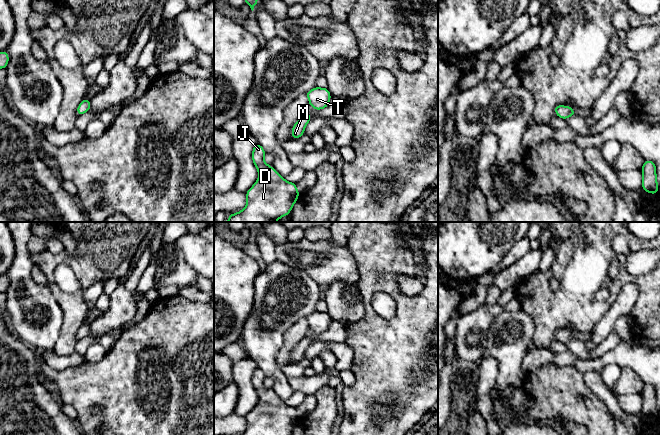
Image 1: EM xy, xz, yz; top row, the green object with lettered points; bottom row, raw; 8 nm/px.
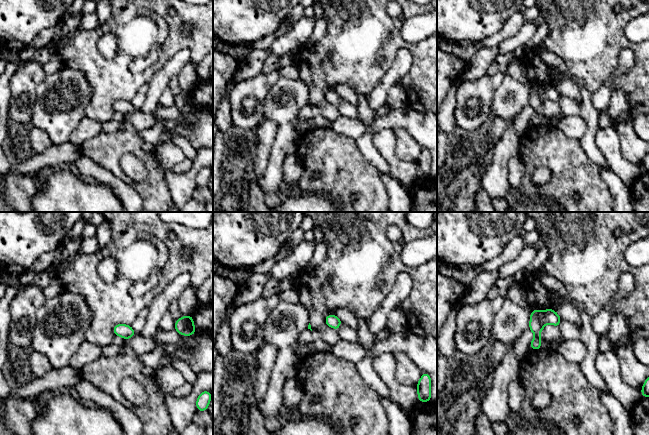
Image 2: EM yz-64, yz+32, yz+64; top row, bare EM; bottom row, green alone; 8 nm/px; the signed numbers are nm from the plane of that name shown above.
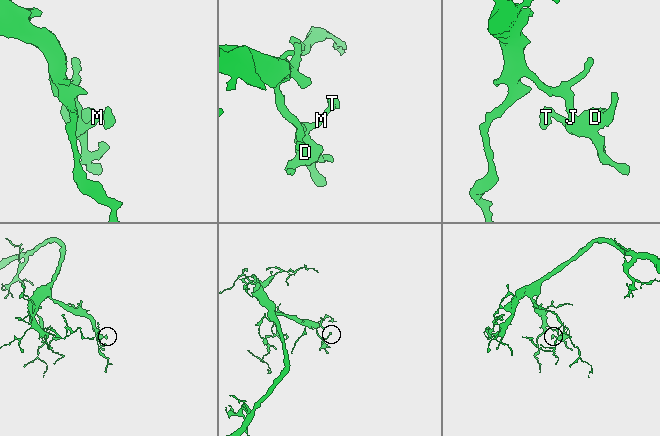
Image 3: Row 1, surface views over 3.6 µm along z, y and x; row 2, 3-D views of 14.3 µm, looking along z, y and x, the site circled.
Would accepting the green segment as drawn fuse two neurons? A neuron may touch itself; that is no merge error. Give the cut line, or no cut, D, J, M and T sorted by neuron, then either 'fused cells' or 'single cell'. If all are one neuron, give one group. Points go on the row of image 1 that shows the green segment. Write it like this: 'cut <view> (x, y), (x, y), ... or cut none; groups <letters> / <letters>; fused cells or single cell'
cut none; groups D J M T; single cell

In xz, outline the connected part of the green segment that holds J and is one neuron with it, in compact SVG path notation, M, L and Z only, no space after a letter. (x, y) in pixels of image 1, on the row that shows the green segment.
M260 144L254 146L252 160L259 177L245 193L245 208L238 213L230 214L227 222L276 222L290 214L299 197L297 186L287 182L272 166L264 162L265 153Z

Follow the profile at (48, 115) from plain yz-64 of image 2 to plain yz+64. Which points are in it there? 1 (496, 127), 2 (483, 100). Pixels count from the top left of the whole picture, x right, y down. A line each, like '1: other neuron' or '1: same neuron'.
1: other neuron
2: other neuron

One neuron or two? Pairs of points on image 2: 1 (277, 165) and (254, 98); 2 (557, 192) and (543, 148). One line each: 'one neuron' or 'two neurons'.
1: two neurons
2: one neuron

